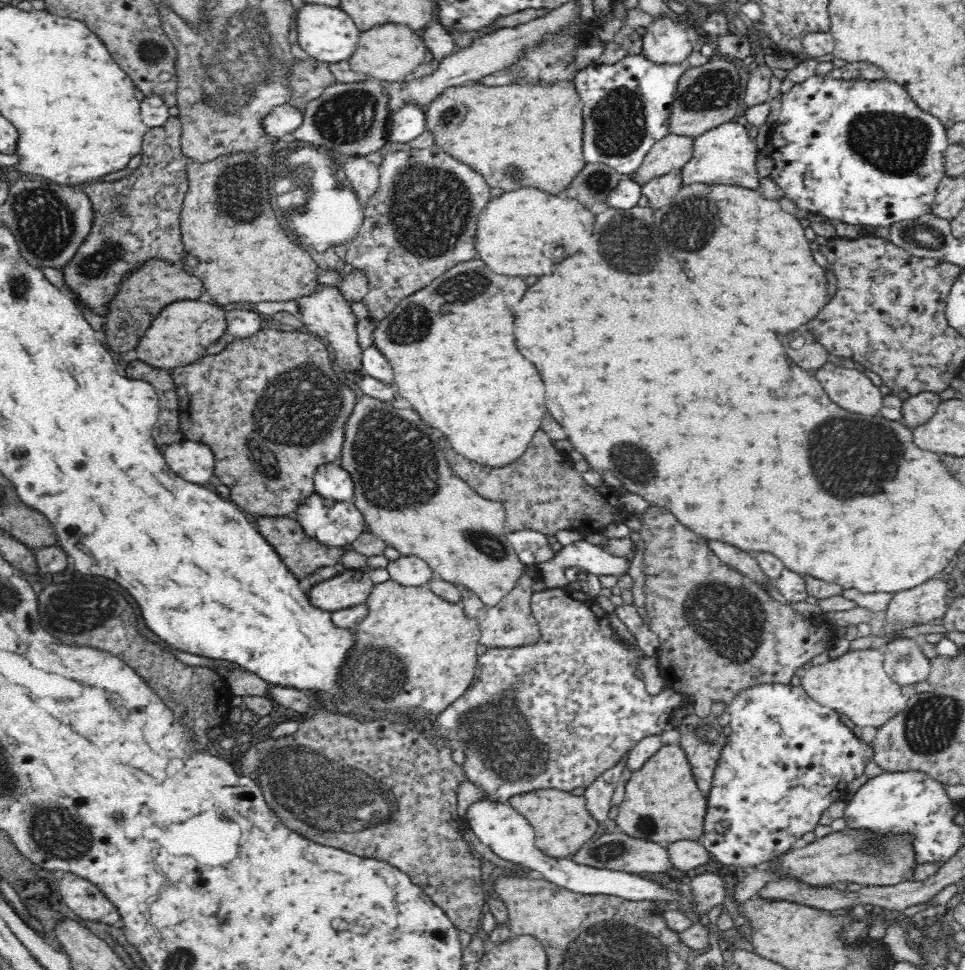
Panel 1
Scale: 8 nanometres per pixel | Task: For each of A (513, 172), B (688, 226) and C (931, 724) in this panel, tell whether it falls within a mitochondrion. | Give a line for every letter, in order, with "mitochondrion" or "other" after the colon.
A: mitochondrion
B: mitochondrion
C: mitochondrion

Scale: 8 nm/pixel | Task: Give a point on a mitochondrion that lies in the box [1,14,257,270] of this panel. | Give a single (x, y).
(45, 221)

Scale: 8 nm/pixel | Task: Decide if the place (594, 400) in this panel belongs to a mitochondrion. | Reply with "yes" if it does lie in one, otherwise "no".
no

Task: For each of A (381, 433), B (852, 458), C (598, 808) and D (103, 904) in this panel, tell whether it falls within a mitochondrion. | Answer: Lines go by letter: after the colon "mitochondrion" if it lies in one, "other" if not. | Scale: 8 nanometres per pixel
A: mitochondrion
B: mitochondrion
C: other
D: other

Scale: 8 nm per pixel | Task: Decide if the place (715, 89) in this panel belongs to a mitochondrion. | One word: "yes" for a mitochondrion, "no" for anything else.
yes

